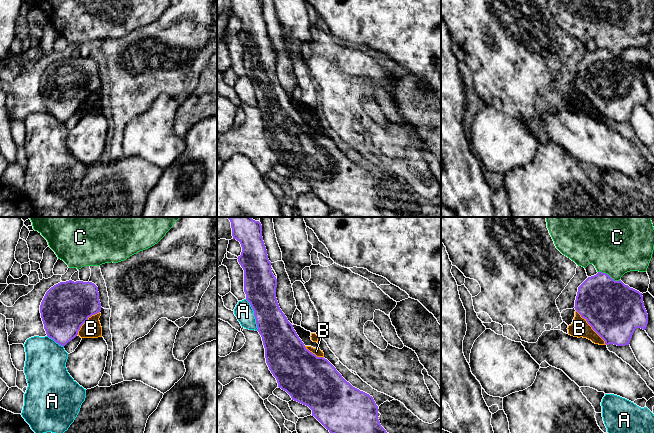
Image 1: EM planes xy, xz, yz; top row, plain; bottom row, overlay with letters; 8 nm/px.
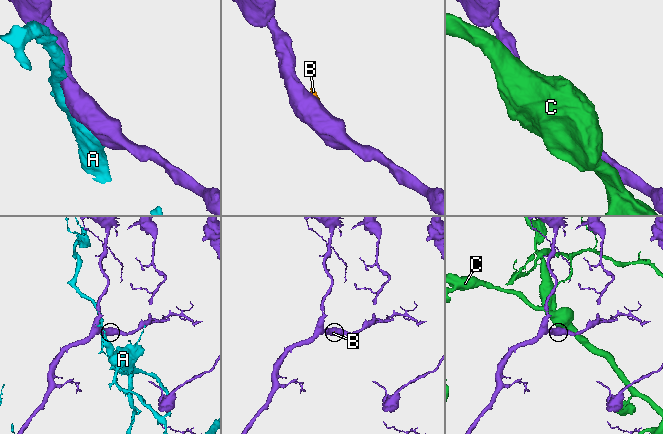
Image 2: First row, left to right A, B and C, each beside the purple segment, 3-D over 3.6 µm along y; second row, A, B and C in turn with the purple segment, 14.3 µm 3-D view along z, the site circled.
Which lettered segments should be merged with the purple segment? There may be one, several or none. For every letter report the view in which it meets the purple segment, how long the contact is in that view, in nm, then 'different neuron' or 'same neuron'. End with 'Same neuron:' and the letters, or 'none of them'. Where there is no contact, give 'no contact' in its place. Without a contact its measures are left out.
A: meets purple in xz; contact 280 nm long; different neuron
B: meets purple in yz; contact 380 nm long; different neuron
C: meets purple in yz; contact 190 nm long; different neuron
Same neuron: none of them

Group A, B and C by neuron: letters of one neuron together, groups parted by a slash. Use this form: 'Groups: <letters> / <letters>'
Groups: A / B / C

